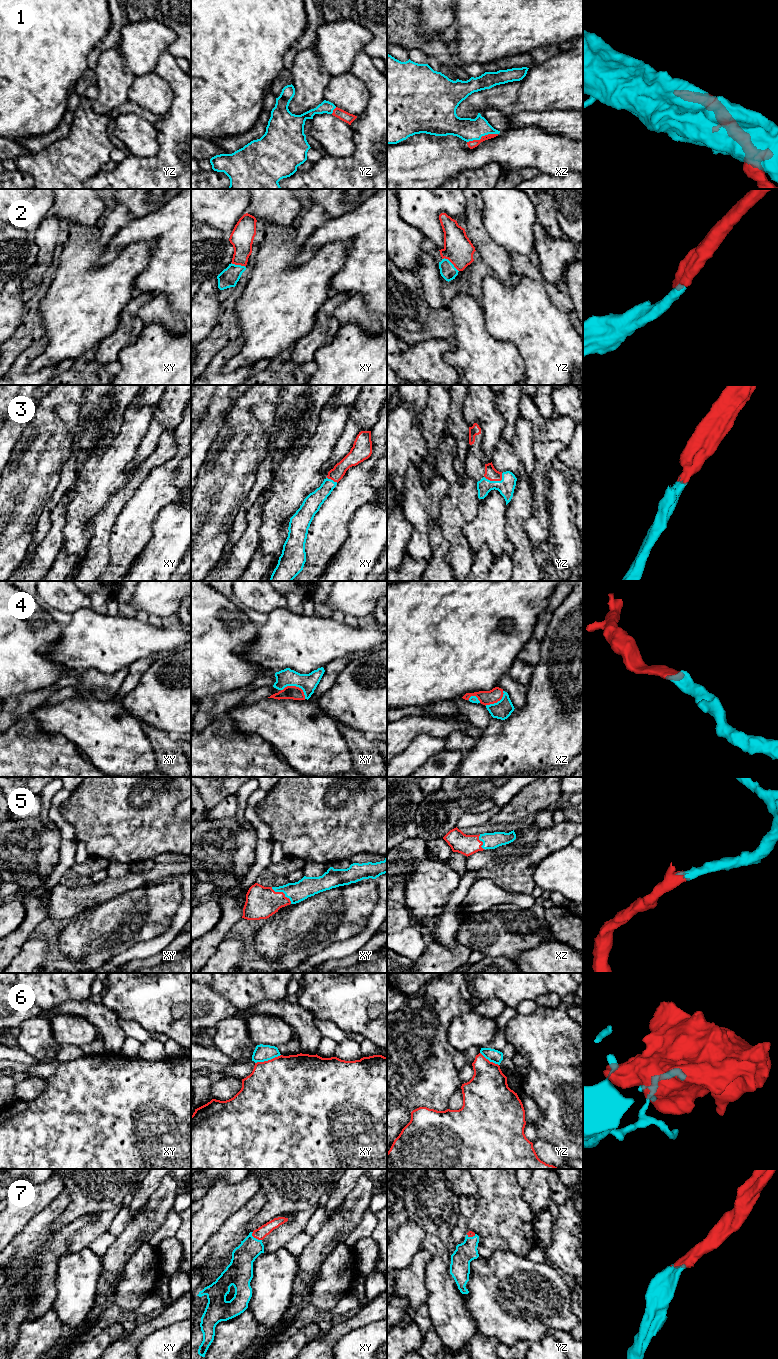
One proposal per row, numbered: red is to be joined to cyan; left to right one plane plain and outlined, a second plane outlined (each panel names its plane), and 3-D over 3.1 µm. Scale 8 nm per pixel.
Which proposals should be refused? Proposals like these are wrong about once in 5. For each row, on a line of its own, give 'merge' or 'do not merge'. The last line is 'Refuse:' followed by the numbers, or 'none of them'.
1: merge
2: merge
3: merge
4: merge
5: merge
6: do not merge
7: merge
Refuse: 6

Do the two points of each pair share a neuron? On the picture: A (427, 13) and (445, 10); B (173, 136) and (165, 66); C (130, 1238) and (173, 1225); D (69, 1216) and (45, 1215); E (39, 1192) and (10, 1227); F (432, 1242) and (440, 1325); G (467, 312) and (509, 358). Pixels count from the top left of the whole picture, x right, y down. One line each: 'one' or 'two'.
A: one
B: one
C: two
D: two
E: one
F: one
G: one

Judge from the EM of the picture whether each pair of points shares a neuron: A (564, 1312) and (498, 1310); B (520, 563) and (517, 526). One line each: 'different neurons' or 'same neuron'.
A: same neuron
B: same neuron

